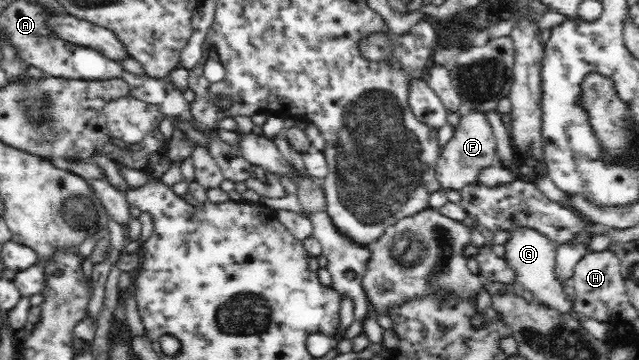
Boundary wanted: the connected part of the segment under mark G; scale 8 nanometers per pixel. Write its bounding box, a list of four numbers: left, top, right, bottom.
[502,229,575,314]

